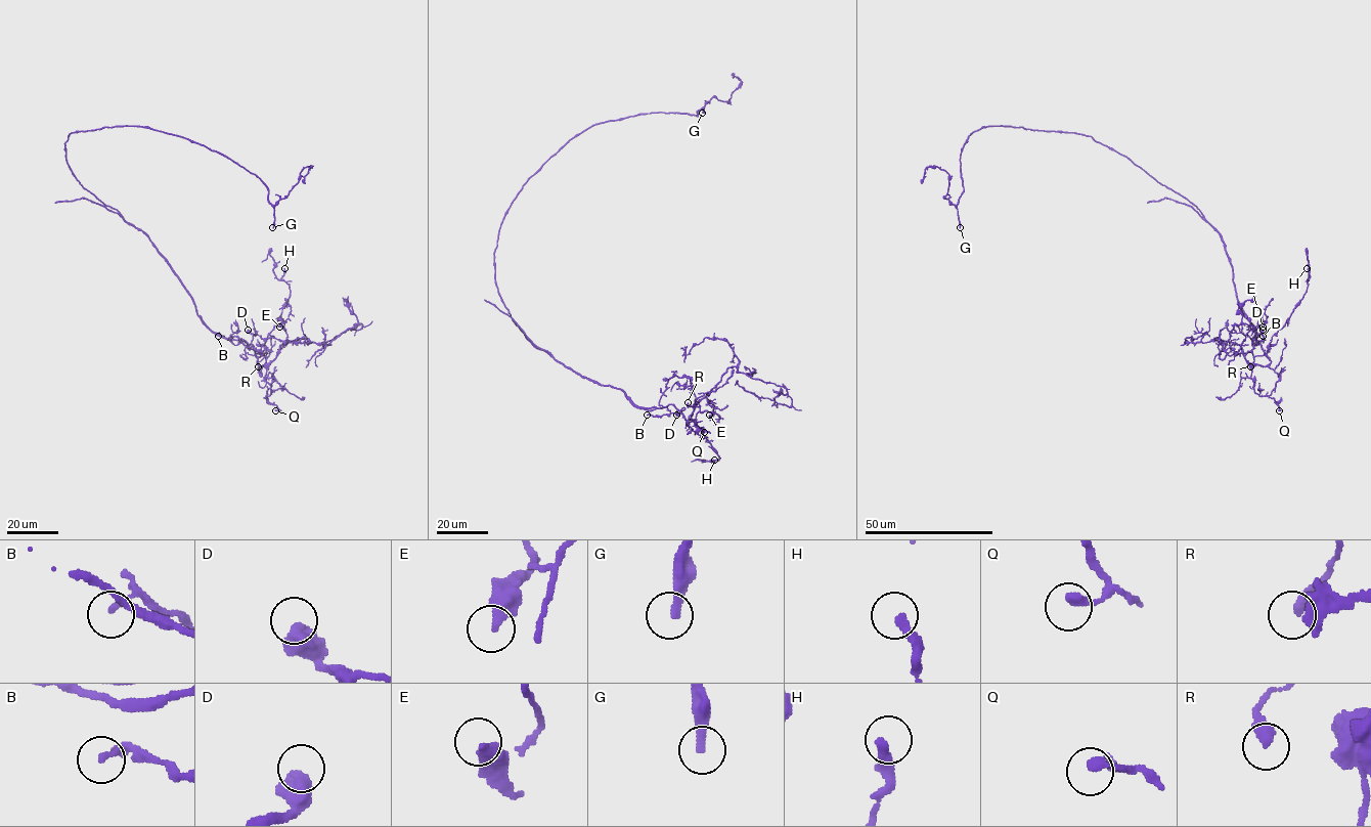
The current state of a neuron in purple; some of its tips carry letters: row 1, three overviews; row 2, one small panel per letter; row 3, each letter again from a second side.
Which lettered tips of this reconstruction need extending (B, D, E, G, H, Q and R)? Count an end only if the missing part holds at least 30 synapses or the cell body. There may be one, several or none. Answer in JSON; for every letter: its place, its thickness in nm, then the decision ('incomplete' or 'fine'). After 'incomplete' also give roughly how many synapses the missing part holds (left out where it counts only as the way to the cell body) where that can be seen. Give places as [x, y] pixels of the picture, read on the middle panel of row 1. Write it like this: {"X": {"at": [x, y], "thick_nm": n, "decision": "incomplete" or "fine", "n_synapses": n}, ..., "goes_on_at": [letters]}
{"B": {"at": [647, 415], "thick_nm": 180, "decision": "fine"}, "D": {"at": [676, 415], "thick_nm": 600, "decision": "fine"}, "E": {"at": [709, 415], "thick_nm": 400, "decision": "fine"}, "G": {"at": [702, 113], "thick_nm": 280, "decision": "incomplete", "n_synapses": 60}, "H": {"at": [714, 460], "thick_nm": 360, "decision": "fine"}, "Q": {"at": [704, 432], "thick_nm": 280, "decision": "fine"}, "R": {"at": [688, 402], "thick_nm": 360, "decision": "fine"}, "goes_on_at": ["G"]}

